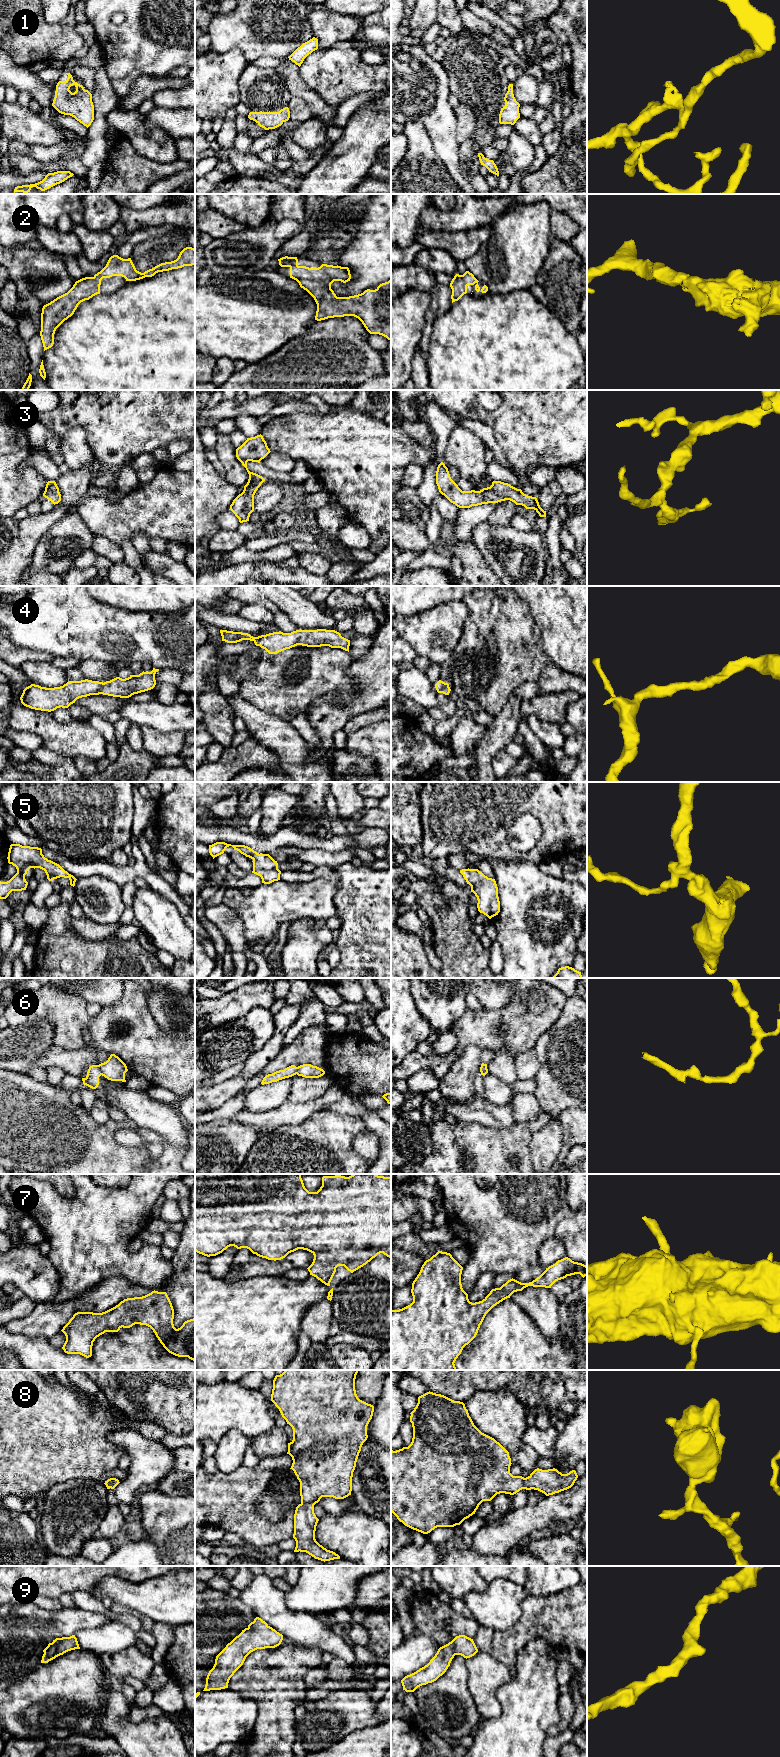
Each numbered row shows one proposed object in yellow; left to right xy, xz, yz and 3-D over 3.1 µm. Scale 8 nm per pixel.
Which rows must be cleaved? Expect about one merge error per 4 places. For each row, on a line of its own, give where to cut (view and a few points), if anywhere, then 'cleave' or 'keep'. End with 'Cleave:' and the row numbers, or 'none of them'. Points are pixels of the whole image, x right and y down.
1: no cut | keep
2: no cut | keep
3: no cut | keep
4: no cut | keep
5: no cut | keep
6: xy (98, 1065), (102, 1074) | cleave
7: no cut | keep
8: no cut | keep
9: no cut | keep
Cleave: 6

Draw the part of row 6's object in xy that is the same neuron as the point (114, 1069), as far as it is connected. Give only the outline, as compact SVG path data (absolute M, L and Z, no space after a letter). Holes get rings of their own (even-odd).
M111 1054L108 1060L99 1064L102 1076L111 1081L125 1080L125 1073L128 1071L126 1064L115 1054Z

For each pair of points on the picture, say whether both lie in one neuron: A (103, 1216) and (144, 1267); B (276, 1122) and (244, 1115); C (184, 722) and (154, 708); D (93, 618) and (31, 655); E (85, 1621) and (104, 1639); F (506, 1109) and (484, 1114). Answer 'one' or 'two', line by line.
A: one
B: one
C: one
D: two
E: two
F: one

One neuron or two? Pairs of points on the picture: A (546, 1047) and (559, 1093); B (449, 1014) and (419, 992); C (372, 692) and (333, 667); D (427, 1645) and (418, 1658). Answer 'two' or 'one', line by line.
A: one
B: one
C: two
D: one

